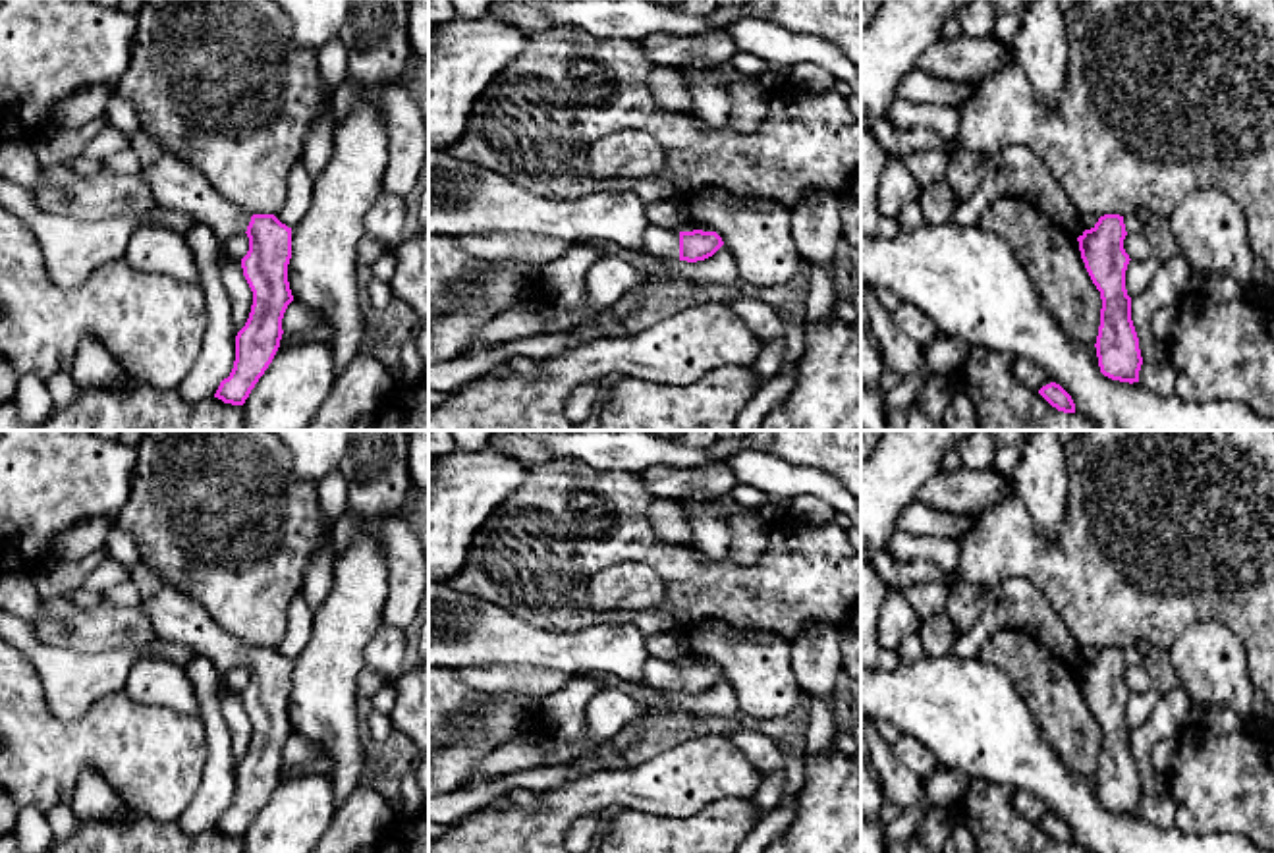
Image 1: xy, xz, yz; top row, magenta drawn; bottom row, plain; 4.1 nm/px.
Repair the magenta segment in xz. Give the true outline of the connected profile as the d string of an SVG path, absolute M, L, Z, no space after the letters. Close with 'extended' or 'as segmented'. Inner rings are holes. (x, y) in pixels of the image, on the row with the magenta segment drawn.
M651 226L643 235L643 253L658 259L697 262L712 257L724 245L716 232L679 232Z; extended

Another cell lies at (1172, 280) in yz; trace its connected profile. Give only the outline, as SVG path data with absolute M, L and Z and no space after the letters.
M1181 251L1162 261L1143 293L1131 299L1131 320L1139 338L1143 363L1168 361L1168 345L1150 330L1150 315L1160 307L1176 307L1191 288L1191 266Z

